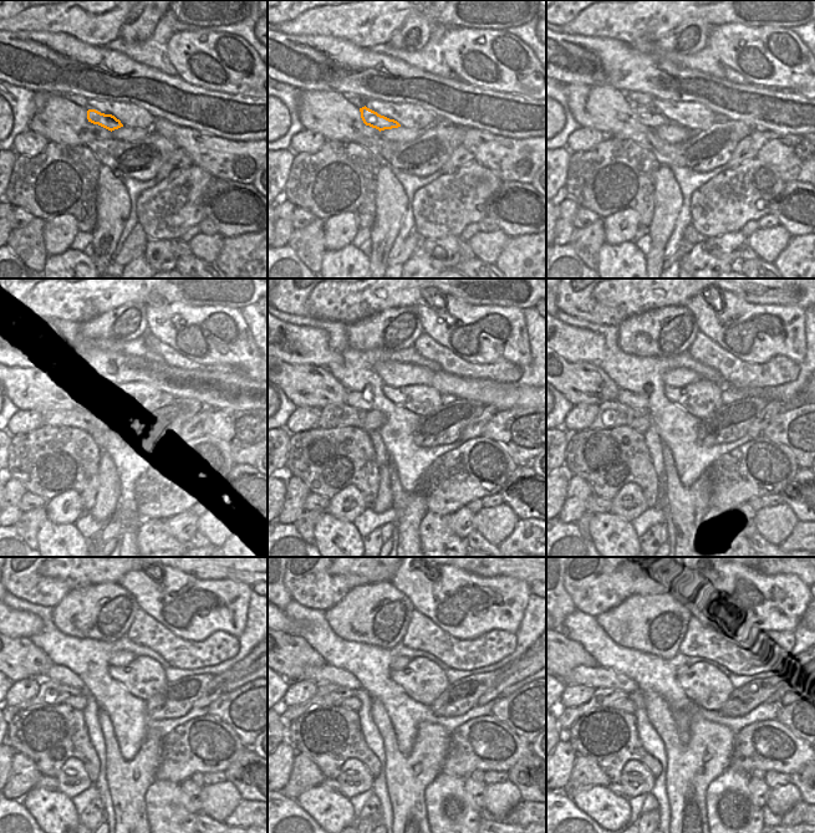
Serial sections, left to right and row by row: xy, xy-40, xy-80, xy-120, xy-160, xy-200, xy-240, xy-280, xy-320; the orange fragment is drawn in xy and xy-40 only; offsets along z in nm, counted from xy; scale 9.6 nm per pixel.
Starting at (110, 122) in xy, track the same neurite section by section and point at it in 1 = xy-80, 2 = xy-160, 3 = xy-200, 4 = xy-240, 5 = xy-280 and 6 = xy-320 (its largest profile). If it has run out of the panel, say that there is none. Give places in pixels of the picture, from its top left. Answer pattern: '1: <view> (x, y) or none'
1: xy-80 (648, 117)
2: xy-160 (357, 399)
3: xy-200 (630, 399)
4: xy-240 (61, 674)
5: xy-280 (319, 675)
6: xy-320 (596, 676)

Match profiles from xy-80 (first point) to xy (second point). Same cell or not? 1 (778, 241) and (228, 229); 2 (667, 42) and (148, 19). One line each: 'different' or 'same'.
1: different
2: same

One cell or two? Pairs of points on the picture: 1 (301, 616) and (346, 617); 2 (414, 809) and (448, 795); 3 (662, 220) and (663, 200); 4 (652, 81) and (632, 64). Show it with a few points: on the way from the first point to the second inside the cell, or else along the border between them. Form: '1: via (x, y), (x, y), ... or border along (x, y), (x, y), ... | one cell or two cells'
1: border along (324, 612), (327, 624), (342, 638) | two cells
2: border along (437, 777), (424, 791), (427, 819) | two cells
3: via (663, 215), (663, 205) | one cell
4: via (647, 76), (637, 69) | one cell

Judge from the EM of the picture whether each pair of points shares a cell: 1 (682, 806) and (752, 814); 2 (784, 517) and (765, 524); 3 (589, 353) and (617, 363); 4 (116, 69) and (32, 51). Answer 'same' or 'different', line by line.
1: different
2: same
3: different
4: same

